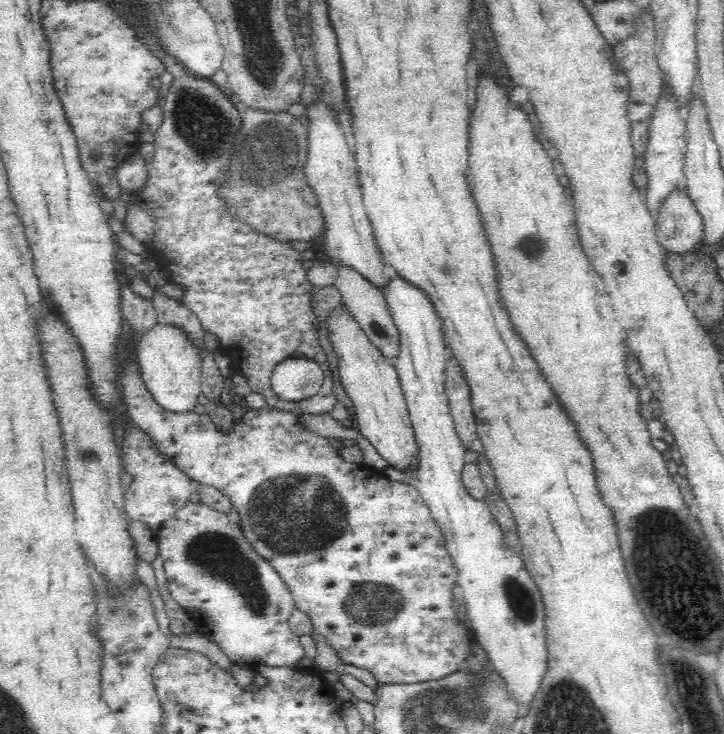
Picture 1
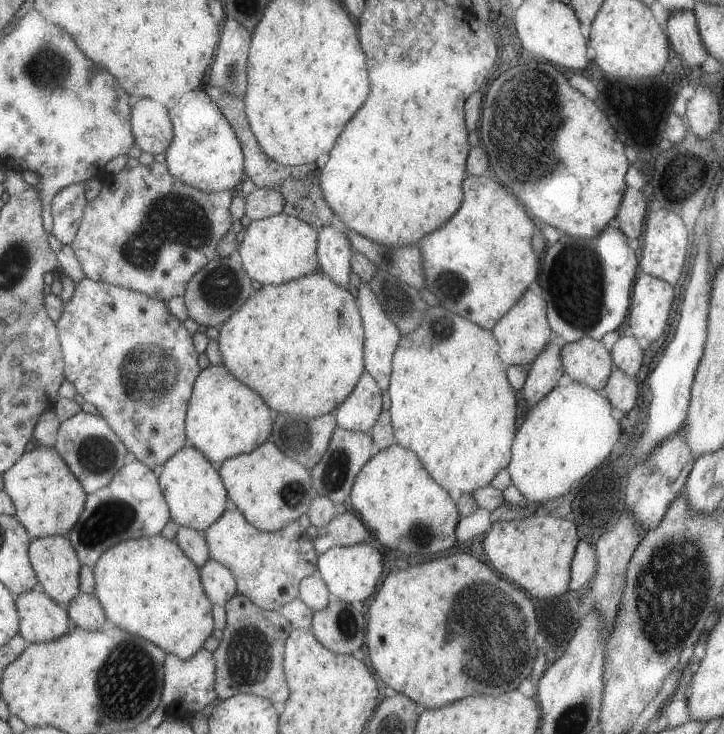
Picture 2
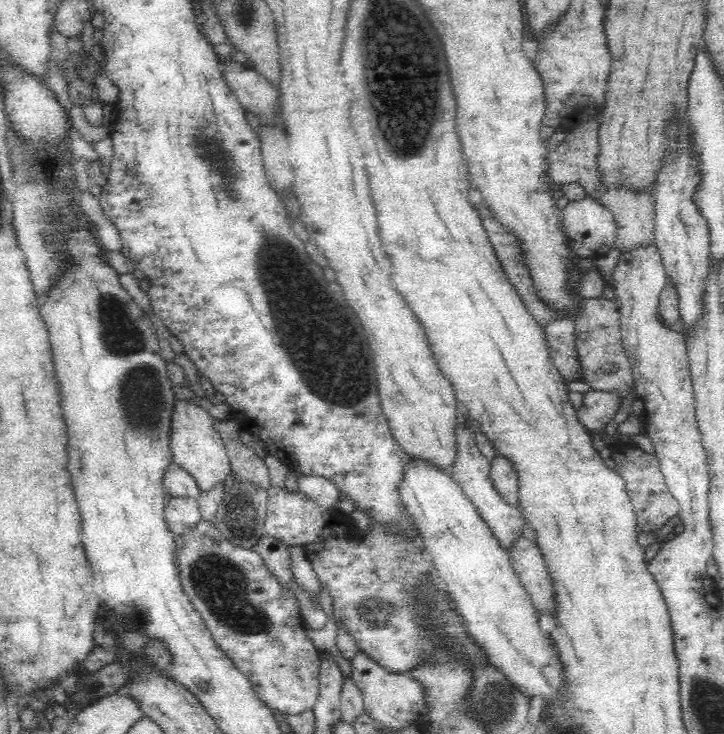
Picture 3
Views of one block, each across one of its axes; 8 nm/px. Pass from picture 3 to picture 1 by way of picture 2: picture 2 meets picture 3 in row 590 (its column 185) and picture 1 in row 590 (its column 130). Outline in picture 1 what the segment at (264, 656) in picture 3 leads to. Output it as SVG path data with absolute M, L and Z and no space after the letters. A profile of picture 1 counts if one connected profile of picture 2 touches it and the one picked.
M188 501L157 529L157 541L172 598L188 611L196 629L219 644L234 663L245 663L256 669L259 665L294 665L306 656L298 642L299 636L292 632L288 624L290 614L297 609L290 589L224 512L202 501Z

